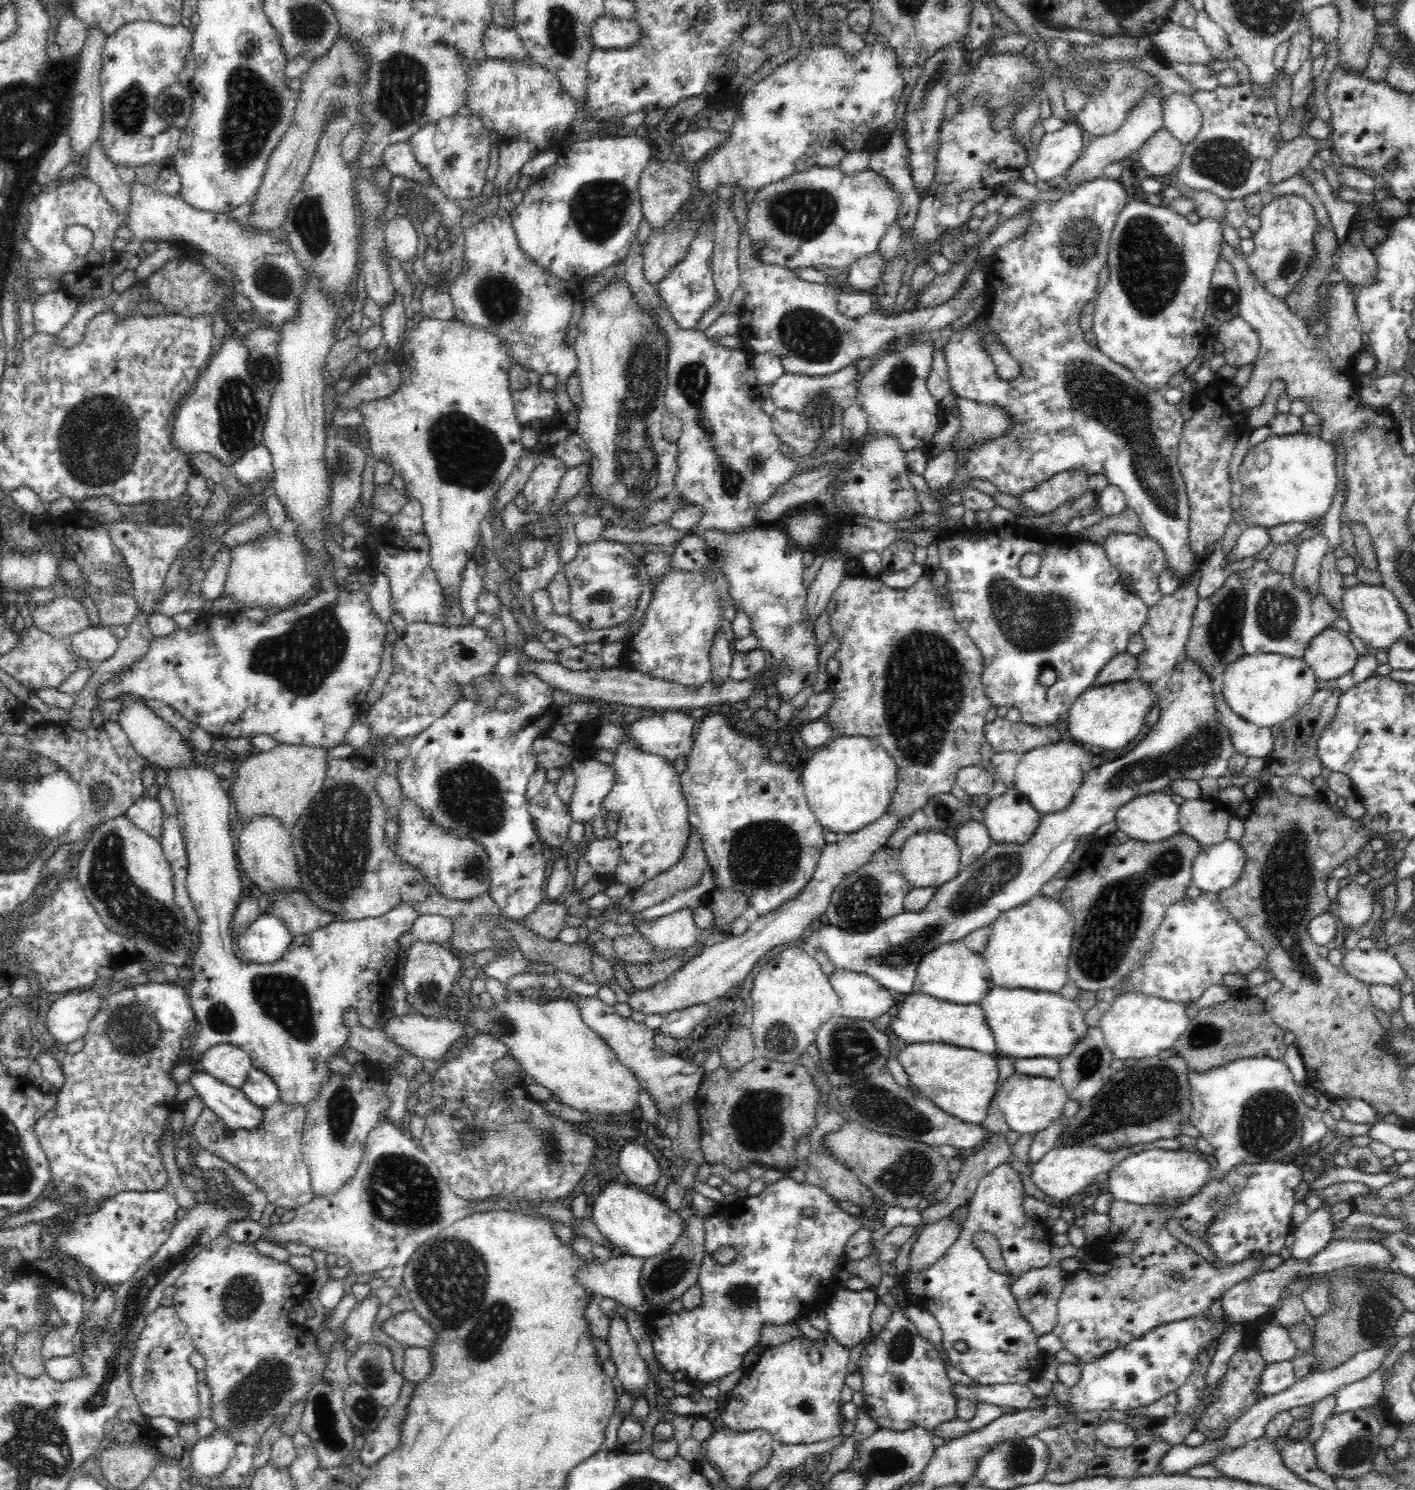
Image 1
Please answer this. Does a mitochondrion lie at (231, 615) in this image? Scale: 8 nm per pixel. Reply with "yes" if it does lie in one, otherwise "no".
no

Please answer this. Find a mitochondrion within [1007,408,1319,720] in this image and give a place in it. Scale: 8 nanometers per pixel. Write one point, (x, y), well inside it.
(1273, 610)

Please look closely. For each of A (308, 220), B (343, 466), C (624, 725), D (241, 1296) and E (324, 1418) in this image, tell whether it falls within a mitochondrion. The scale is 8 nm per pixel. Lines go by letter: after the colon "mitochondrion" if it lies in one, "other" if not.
A: mitochondrion
B: mitochondrion
C: other
D: mitochondrion
E: mitochondrion

